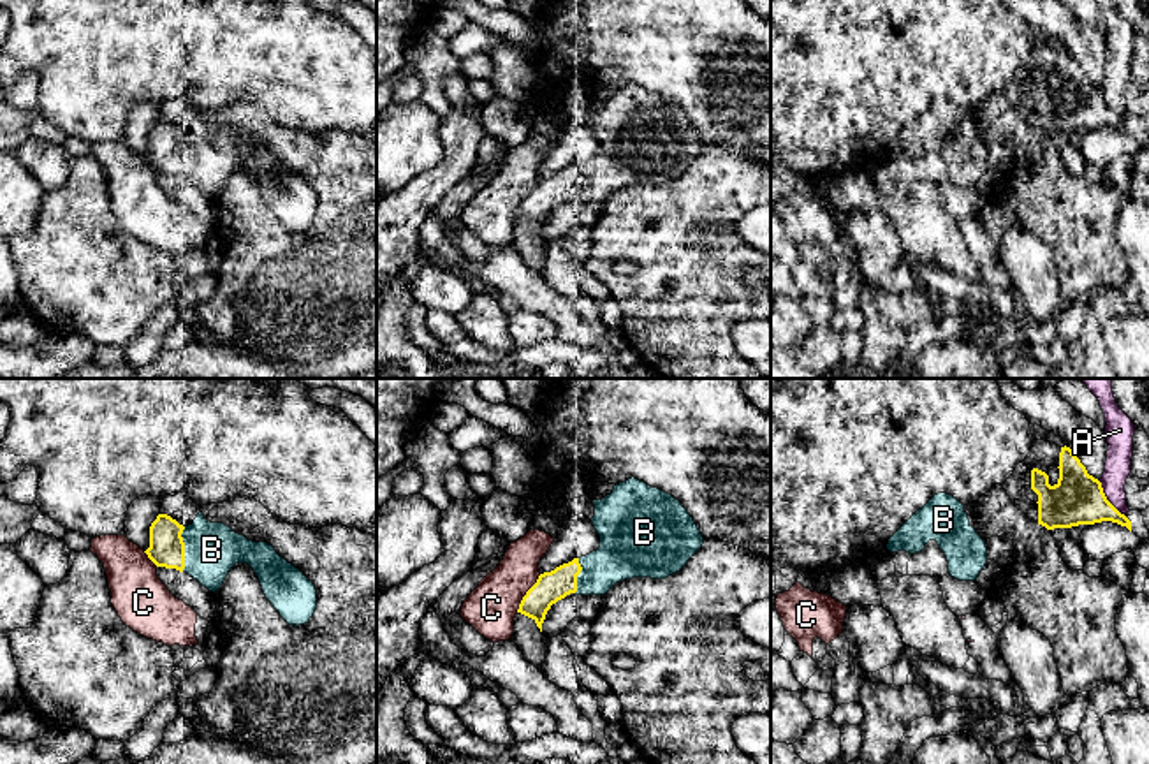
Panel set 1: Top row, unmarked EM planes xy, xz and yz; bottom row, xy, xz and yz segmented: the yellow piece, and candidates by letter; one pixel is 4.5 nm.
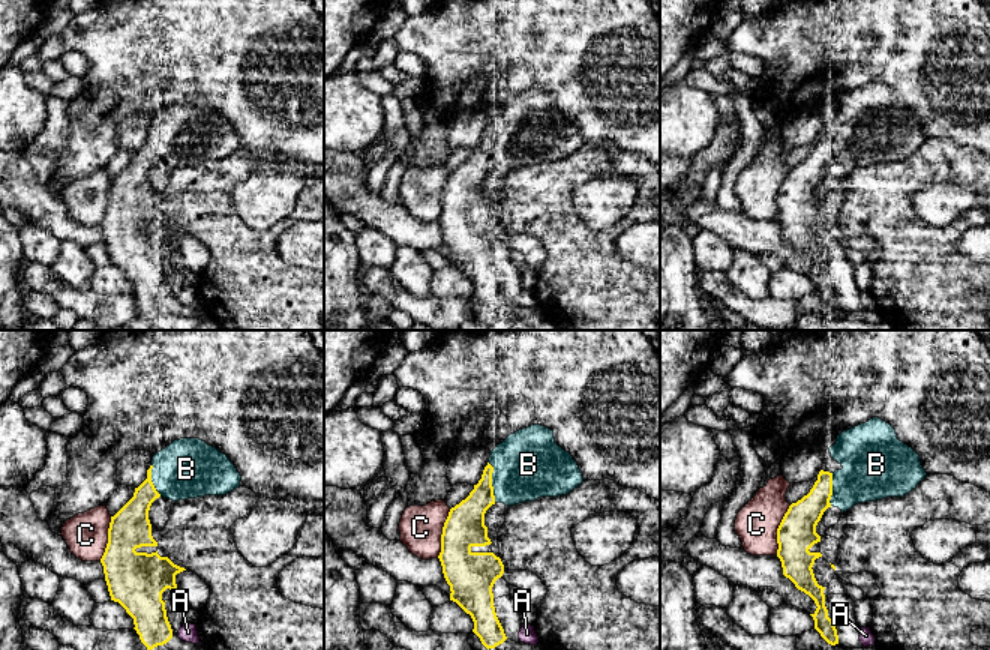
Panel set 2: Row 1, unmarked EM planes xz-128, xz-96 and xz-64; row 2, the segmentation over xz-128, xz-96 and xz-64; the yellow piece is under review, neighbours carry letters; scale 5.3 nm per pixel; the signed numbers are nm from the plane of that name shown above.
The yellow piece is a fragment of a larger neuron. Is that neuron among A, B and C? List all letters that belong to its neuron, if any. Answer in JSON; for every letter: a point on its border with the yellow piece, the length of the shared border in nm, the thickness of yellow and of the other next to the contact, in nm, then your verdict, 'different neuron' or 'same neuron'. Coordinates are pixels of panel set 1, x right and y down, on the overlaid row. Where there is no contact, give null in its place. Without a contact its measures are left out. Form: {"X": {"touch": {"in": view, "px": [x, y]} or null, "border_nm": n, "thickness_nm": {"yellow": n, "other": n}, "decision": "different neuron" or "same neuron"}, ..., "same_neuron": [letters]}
{"A": {"touch": {"in": "yz", "px": [1105, 499]}, "border_nm": 200, "thickness_nm": {"yellow": 240, "other": 120}, "decision": "different neuron"}, "B": {"touch": {"in": "xy", "px": [183, 550]}, "border_nm": 200, "thickness_nm": {"yellow": 160, "other": 240}, "decision": "same neuron"}, "C": {"touch": {"in": "xz", "px": [526, 594]}, "border_nm": 200, "thickness_nm": {"yellow": 140, "other": 220}, "decision": "different neuron"}, "same_neuron": ["B"]}

